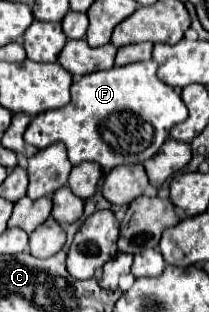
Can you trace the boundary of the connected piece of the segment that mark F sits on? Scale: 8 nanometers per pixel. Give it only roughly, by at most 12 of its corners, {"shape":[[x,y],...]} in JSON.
{"shape":[[157,62],[81,76],[25,142],[143,164],[187,118]]}

